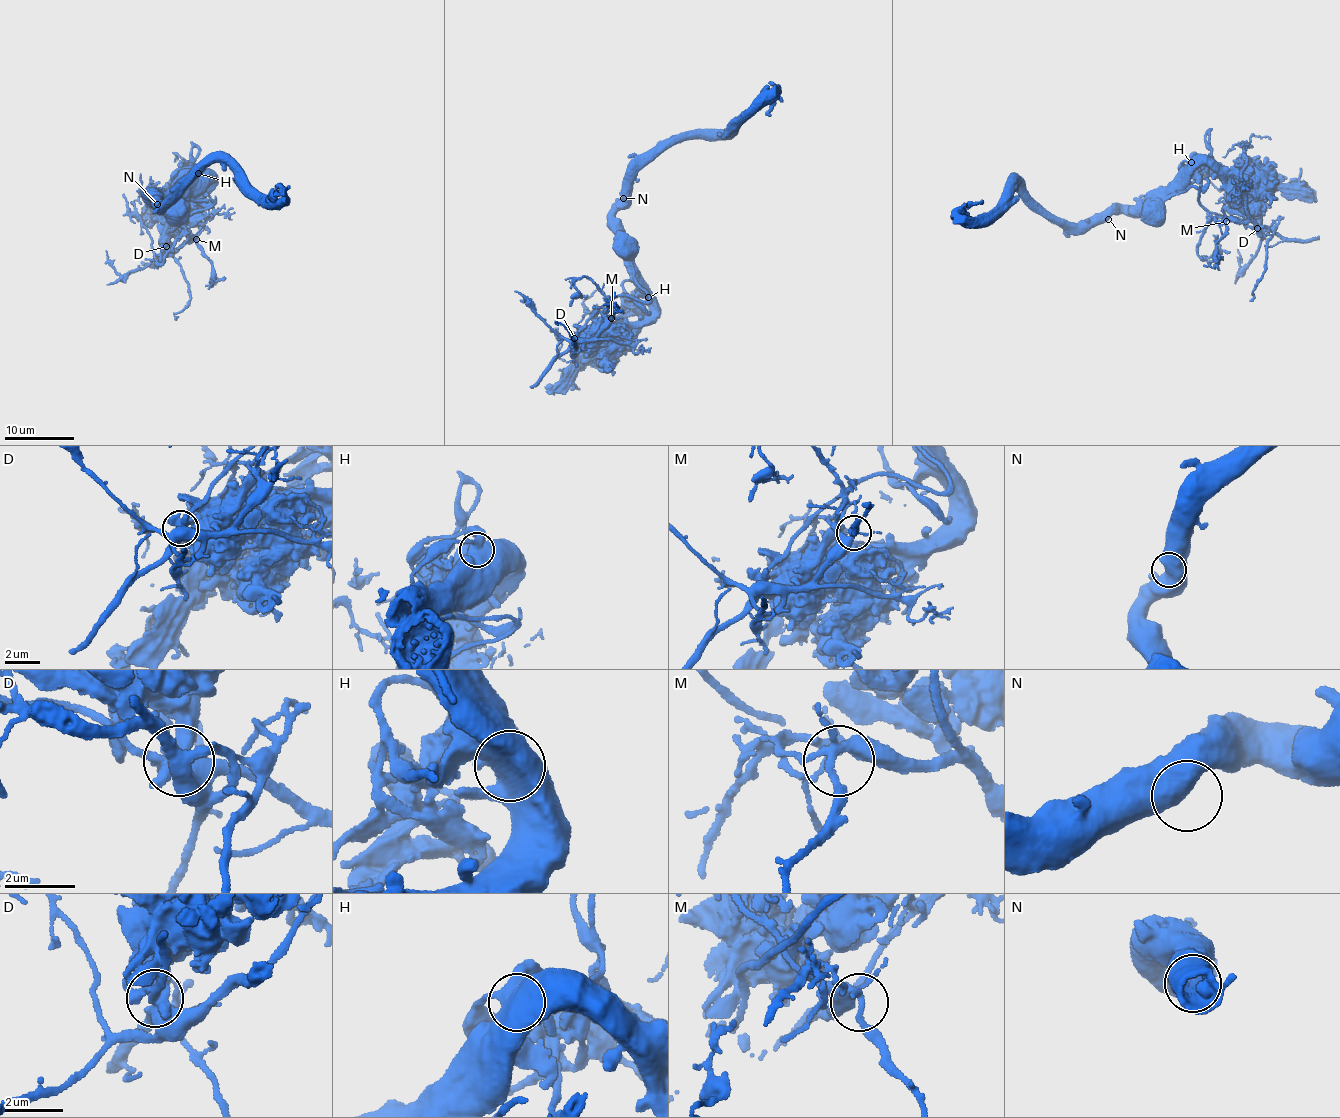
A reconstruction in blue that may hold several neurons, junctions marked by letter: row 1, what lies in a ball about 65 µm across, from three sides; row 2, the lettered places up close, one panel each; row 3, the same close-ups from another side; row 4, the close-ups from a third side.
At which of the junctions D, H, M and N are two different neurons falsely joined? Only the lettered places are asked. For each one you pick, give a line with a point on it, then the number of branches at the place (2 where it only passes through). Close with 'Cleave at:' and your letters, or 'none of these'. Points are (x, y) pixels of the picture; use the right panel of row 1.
D: at (1257, 228); 5 branches meet
H: at (1191, 162); 4 branches meet
Cleave at: D, H

